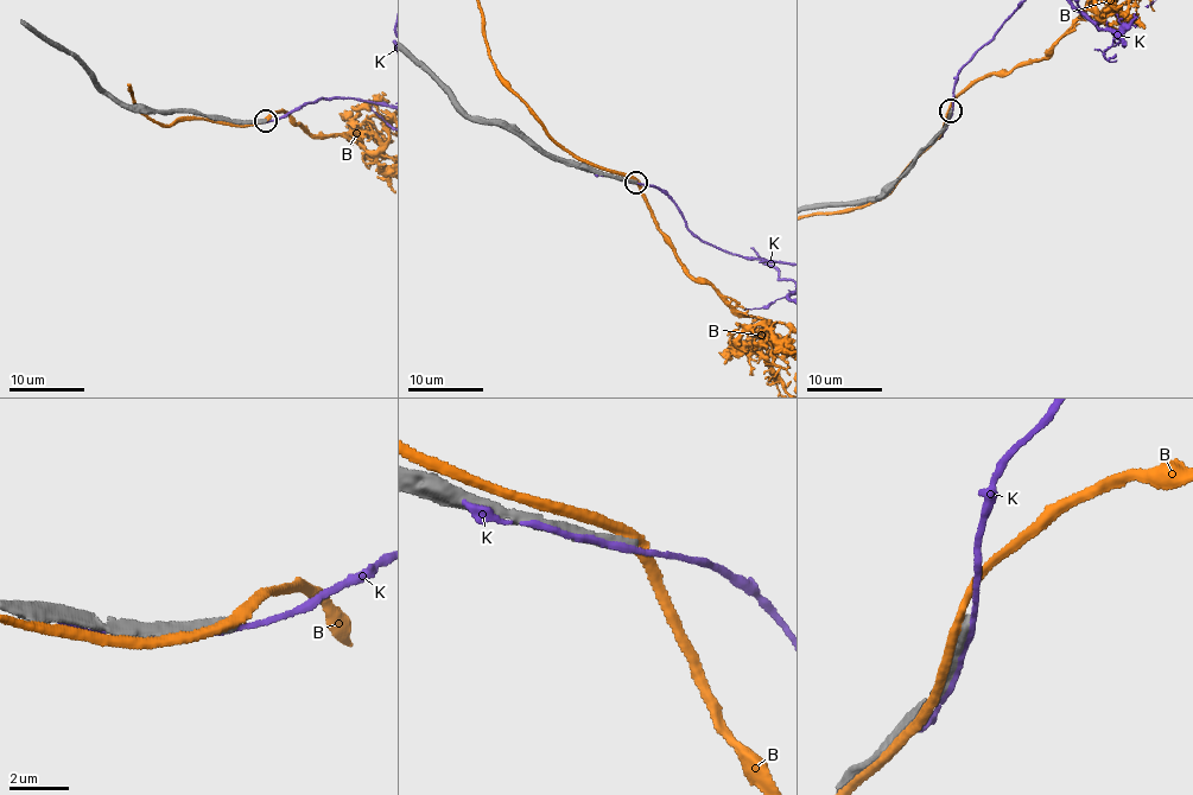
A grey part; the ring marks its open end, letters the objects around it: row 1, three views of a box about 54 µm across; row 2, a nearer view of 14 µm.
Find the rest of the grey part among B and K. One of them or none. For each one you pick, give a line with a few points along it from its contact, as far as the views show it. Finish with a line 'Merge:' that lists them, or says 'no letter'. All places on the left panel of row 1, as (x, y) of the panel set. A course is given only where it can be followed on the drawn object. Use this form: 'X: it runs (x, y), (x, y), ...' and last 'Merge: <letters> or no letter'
Merge: no letter

